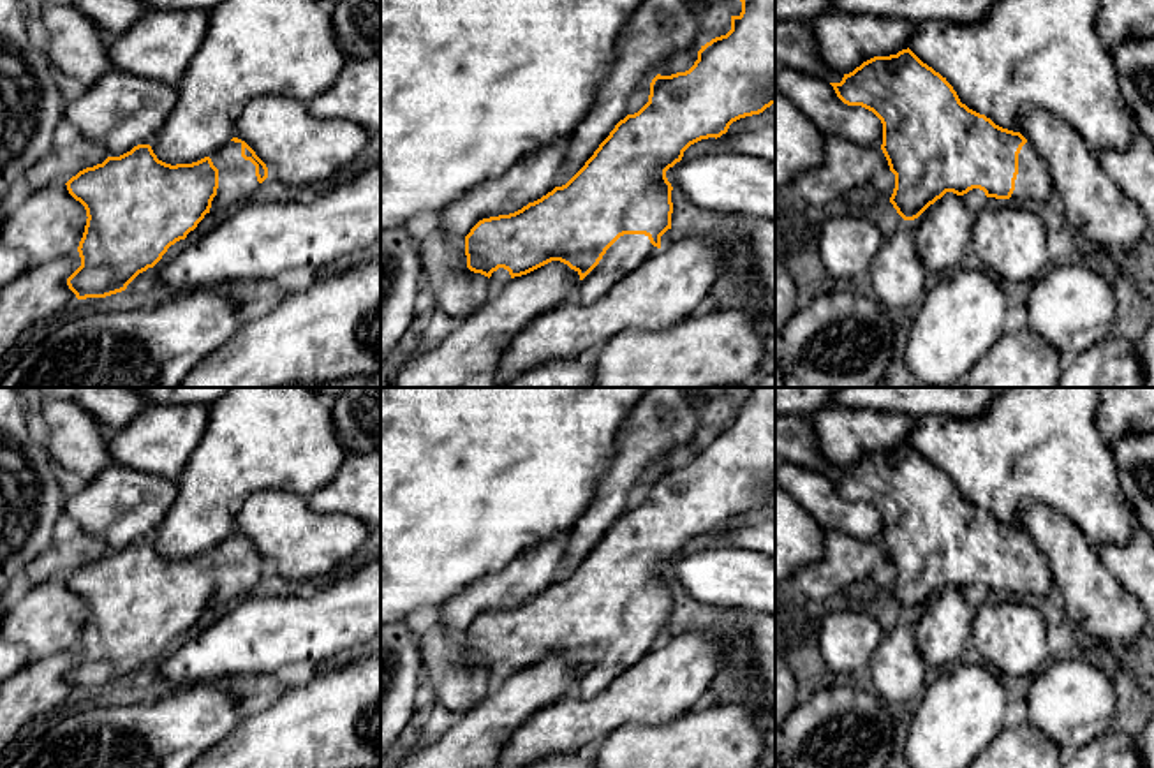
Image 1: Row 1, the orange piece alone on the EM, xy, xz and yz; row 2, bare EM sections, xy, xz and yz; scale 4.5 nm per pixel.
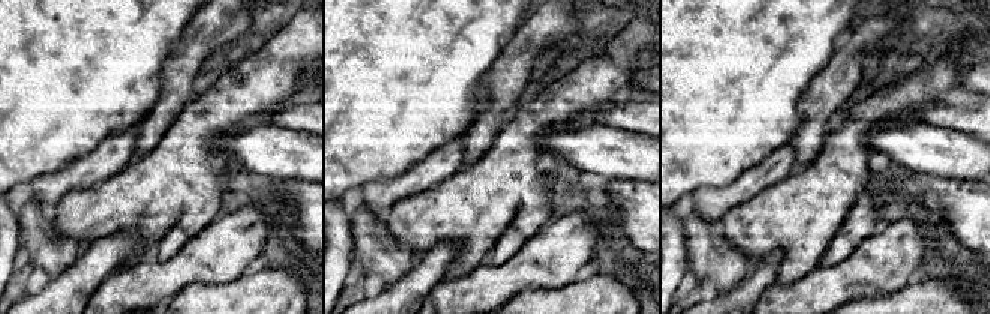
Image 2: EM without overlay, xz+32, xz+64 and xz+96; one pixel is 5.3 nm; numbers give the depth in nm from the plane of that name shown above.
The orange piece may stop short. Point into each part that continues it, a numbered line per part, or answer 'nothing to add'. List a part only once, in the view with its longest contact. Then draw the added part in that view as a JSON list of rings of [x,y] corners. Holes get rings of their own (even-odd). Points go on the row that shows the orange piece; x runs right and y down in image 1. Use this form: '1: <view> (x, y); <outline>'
1: xz (629, 251); [[[645,234],[620,236],[603,255],[599,264],[580,282],[576,299],[583,305],[594,303],[604,296],[622,277],[638,268],[645,259],[655,254]]]

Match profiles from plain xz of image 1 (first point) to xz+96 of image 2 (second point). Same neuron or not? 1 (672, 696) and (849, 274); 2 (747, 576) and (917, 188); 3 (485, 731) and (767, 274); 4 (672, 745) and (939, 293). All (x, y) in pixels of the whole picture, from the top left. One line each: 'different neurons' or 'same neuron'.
1: same neuron
2: different neurons
3: same neuron
4: same neuron

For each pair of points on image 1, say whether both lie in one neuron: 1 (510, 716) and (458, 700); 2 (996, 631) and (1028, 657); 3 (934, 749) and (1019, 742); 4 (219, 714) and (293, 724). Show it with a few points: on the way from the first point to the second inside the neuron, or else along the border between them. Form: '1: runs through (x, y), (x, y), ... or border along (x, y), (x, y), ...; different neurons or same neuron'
1: border along (487, 694), (457, 721); different neurons
2: runs through (1003, 633), (1020, 650); same neuron
3: border along (1003, 728), (985, 749); different neurons
4: border along (242, 721), (208, 747); different neurons

